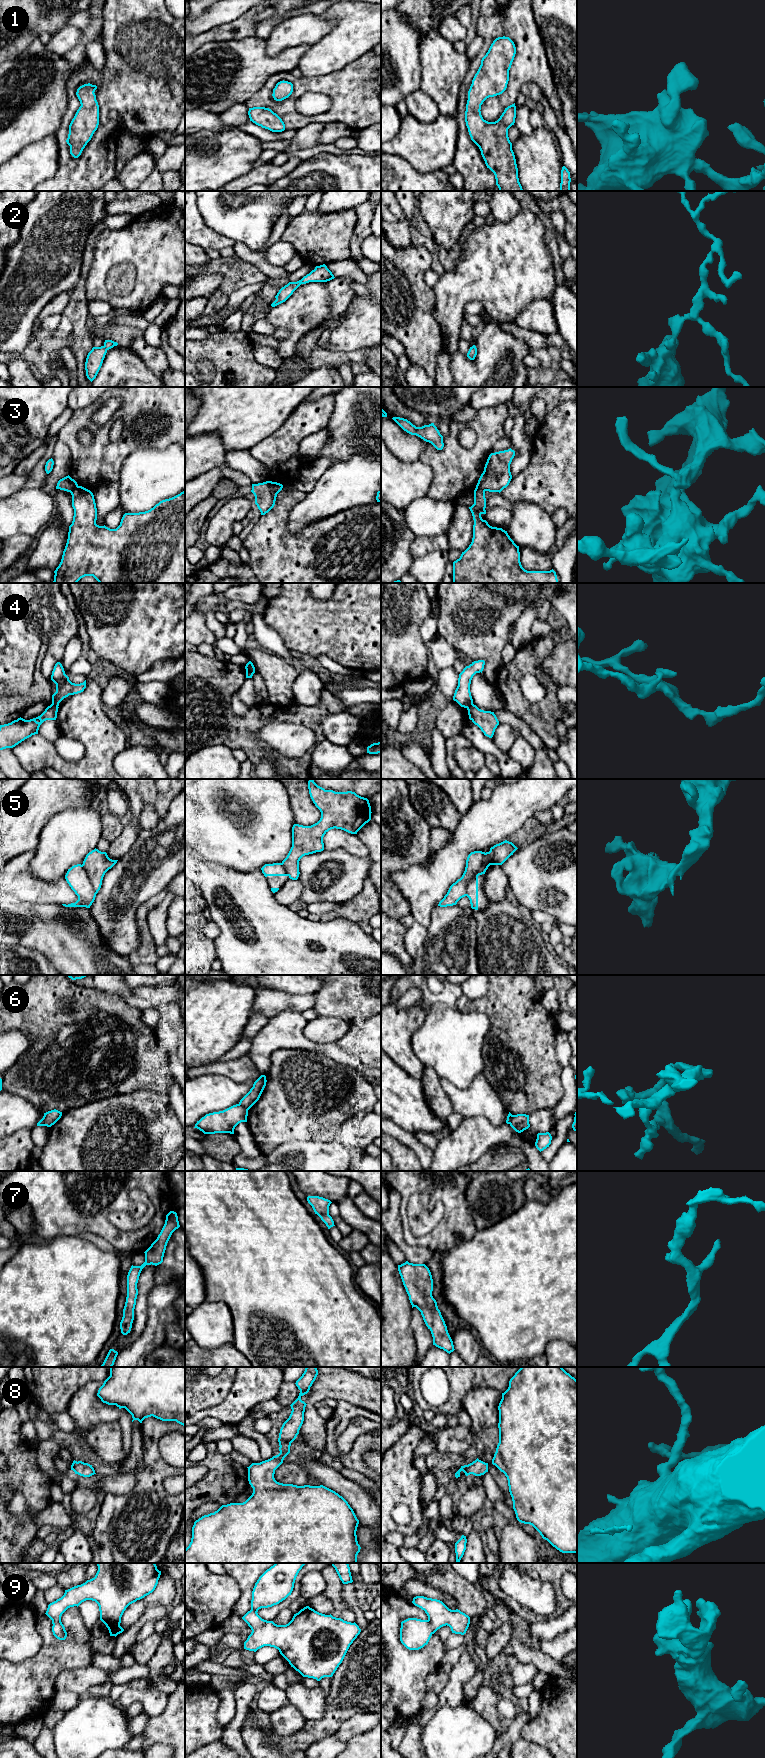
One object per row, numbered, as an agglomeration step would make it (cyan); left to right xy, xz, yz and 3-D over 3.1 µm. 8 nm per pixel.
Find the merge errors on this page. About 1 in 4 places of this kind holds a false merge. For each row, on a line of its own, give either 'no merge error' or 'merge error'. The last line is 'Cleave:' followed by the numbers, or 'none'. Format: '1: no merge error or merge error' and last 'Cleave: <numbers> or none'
1: no merge error
2: no merge error
3: merge error
4: merge error
5: merge error
6: merge error
7: no merge error
8: no merge error
9: no merge error
Cleave: 3, 4, 5, 6

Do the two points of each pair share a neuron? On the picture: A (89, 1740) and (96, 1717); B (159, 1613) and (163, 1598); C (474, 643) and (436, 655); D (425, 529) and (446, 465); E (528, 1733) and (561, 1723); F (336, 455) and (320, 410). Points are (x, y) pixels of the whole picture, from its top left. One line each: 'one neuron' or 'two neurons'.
A: one neuron
B: two neurons
C: two neurons
D: two neurons
E: one neuron
F: two neurons

